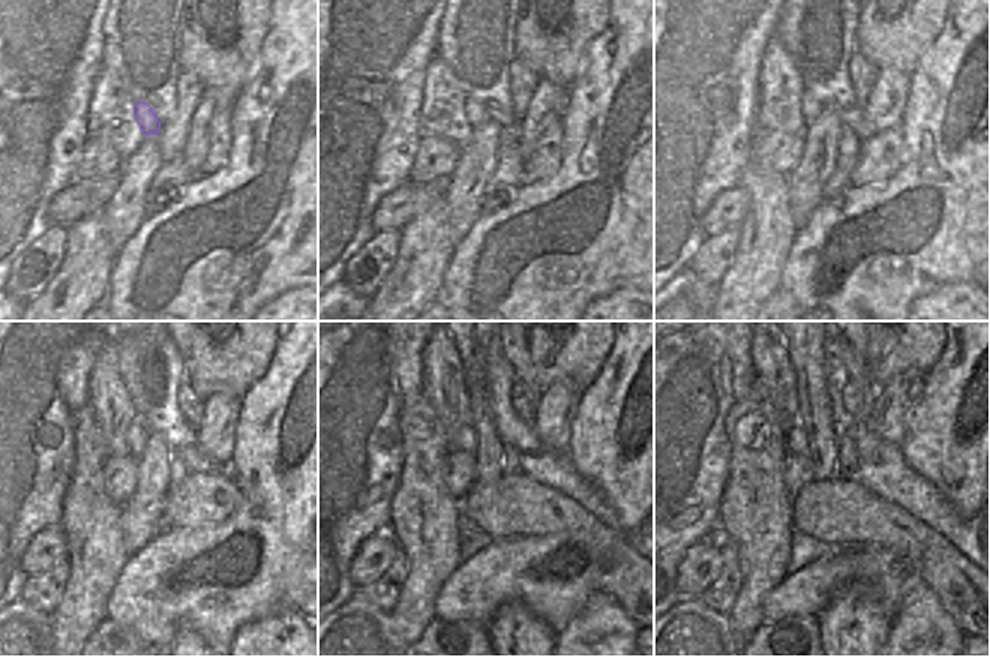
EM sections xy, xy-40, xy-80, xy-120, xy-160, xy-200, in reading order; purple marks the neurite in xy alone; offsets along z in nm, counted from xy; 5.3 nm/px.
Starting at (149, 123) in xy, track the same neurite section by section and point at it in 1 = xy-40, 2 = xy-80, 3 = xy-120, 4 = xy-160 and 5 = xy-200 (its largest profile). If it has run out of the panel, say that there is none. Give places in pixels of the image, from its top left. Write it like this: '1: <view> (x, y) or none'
1: xy-40 (477, 114)
2: xy-80 (813, 108)
3: xy-120 (138, 434)
4: xy-160 (471, 437)
5: xy-200 (804, 435)

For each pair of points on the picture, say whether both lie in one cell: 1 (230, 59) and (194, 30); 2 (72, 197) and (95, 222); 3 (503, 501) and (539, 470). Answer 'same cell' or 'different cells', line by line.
1: same cell
2: different cells
3: different cells

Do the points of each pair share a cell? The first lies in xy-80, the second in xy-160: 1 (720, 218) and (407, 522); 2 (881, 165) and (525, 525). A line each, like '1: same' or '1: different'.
1: different
2: same

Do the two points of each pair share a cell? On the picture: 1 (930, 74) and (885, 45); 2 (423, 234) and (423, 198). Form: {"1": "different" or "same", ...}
{"1": "different", "2": "different"}

